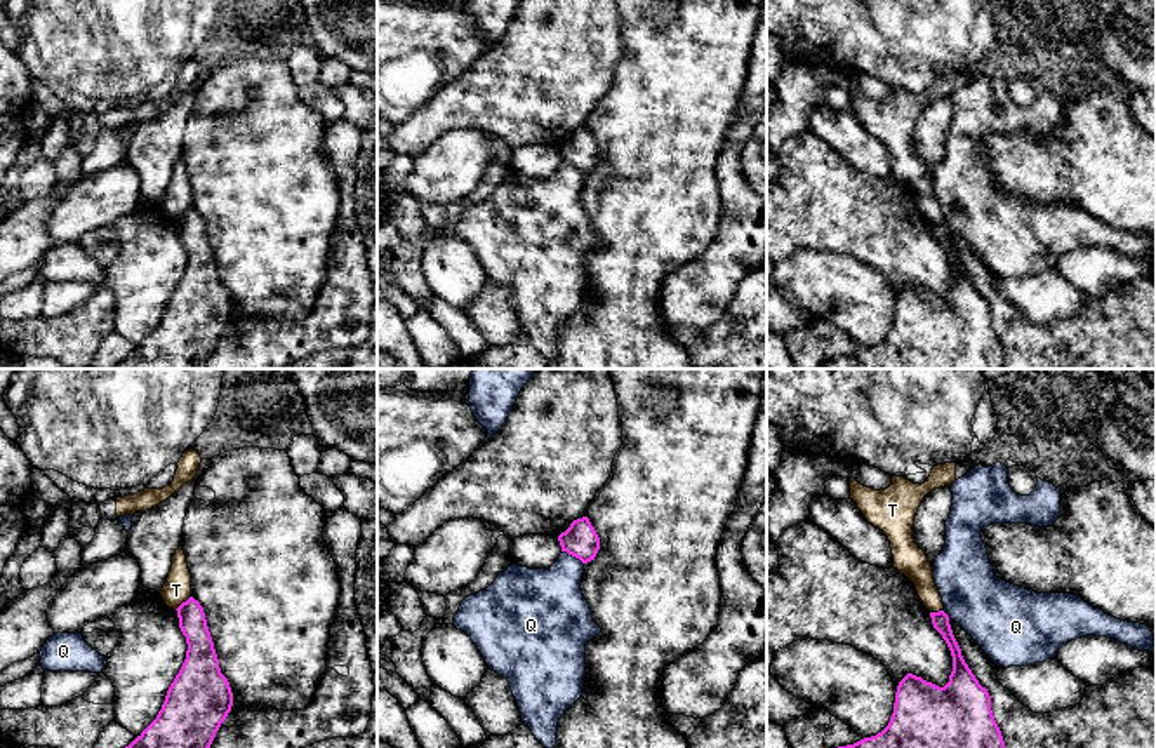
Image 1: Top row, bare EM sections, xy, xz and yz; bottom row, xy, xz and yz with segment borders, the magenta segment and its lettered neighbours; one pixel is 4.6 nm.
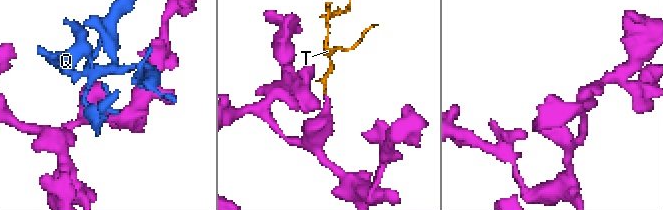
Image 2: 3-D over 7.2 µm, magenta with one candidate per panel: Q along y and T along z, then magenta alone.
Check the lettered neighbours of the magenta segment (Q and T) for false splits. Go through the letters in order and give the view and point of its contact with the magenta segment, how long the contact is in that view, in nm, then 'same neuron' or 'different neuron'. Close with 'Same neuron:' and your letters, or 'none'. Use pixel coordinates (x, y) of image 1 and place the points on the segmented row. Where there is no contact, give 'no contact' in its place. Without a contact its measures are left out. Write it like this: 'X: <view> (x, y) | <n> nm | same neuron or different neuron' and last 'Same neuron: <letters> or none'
Q: xz (572, 555) | 120 nm | different neuron
T: xy (183, 602) | 100 nm | different neuron
Same neuron: none

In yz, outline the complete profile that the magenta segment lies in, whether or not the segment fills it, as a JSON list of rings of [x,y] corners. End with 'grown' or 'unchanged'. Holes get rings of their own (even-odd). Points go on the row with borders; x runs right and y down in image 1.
[[[939,611],[930,612],[930,618],[953,656],[949,682],[939,687],[907,673],[897,685],[894,713],[888,725],[876,736],[838,748],[1005,748],[1001,731],[991,710],[991,696],[965,663],[953,635],[949,616]]]; unchanged

